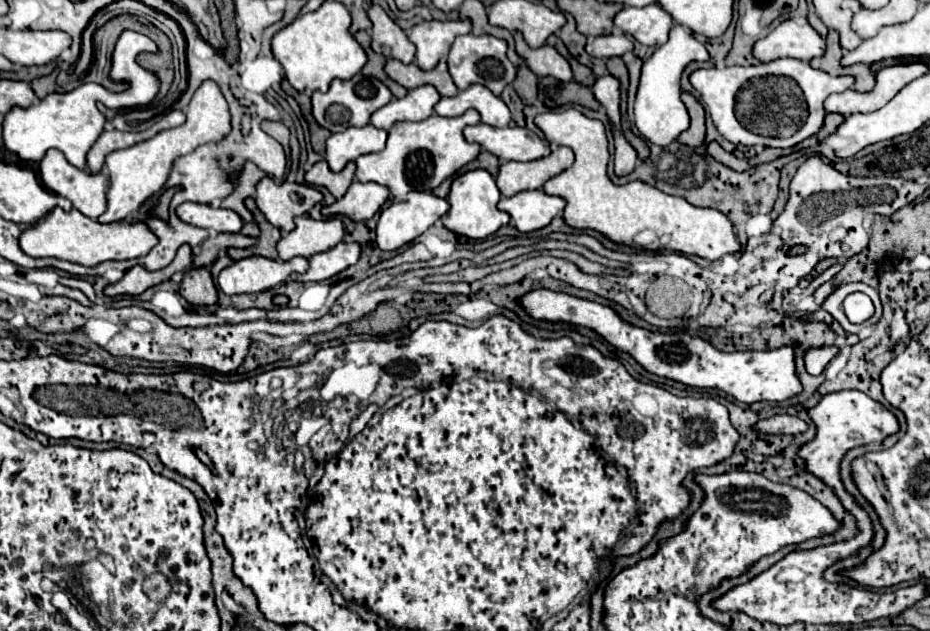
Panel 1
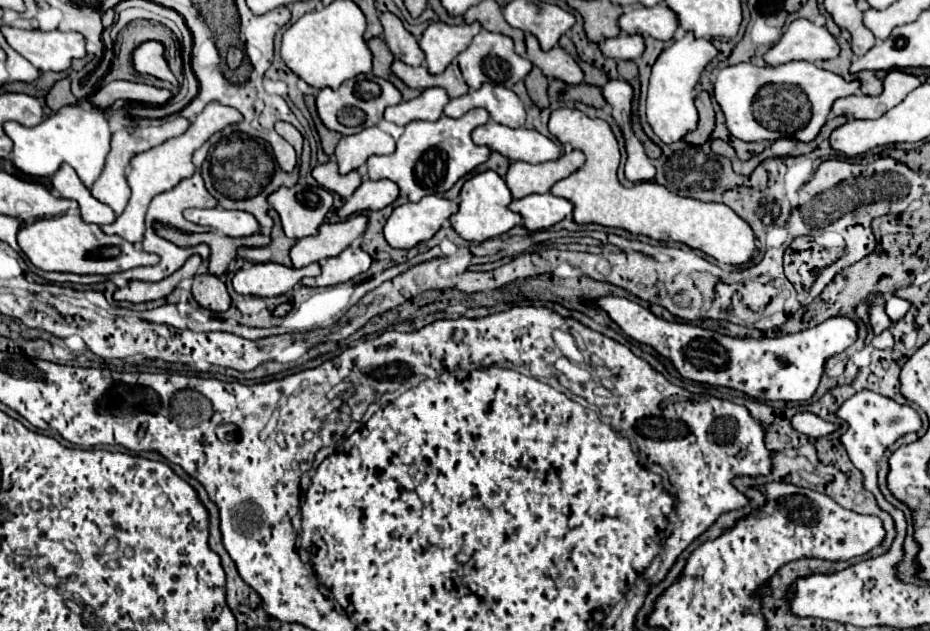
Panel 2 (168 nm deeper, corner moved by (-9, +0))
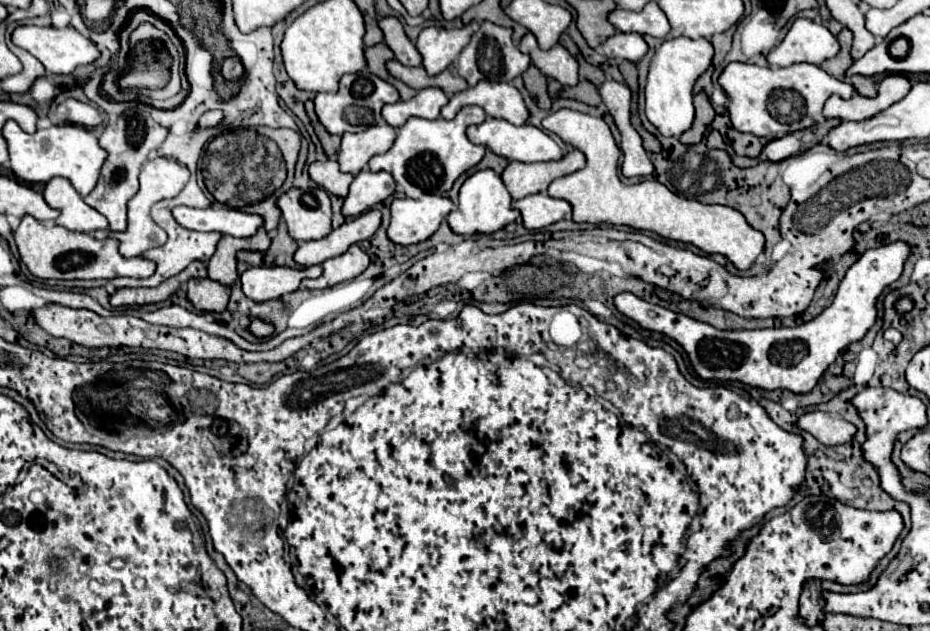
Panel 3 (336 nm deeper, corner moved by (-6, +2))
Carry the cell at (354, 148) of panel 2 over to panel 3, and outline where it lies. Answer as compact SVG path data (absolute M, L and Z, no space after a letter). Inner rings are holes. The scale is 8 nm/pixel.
M373 125L361 133L345 133L339 147L339 167L345 173L357 175L373 155L389 151L395 143L395 129L389 125Z

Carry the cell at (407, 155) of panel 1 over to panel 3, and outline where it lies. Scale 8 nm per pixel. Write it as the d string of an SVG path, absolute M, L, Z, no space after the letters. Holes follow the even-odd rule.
M477 105L463 107L457 113L457 117L451 121L447 121L443 117L433 119L433 121L413 117L403 127L399 127L399 135L387 153L371 157L369 169L373 173L377 173L377 171L391 173L393 179L397 181L397 185L403 189L403 193L411 199L413 199L413 185L419 187L423 193L443 195L451 189L451 185L455 183L455 179L461 173L475 167L483 159L485 147L473 145L465 135L465 129L469 125L483 123L483 121L485 121L485 111Z

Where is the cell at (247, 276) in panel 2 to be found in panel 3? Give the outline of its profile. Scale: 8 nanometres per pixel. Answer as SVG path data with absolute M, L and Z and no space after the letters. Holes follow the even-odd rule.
M313 265L307 269L291 269L291 267L249 267L241 273L241 289L253 301L269 301L279 299L291 291L295 291L305 277L319 277L321 265Z

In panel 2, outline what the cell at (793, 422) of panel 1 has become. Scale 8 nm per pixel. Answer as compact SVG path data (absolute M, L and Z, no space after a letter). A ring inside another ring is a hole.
M802 411L802 413L796 413L794 419L792 419L792 427L804 435L810 435L814 439L818 437L824 437L824 435L830 435L834 433L840 425L838 423L830 423L830 421L824 421L822 417L814 415L814 413L808 413L808 411Z

